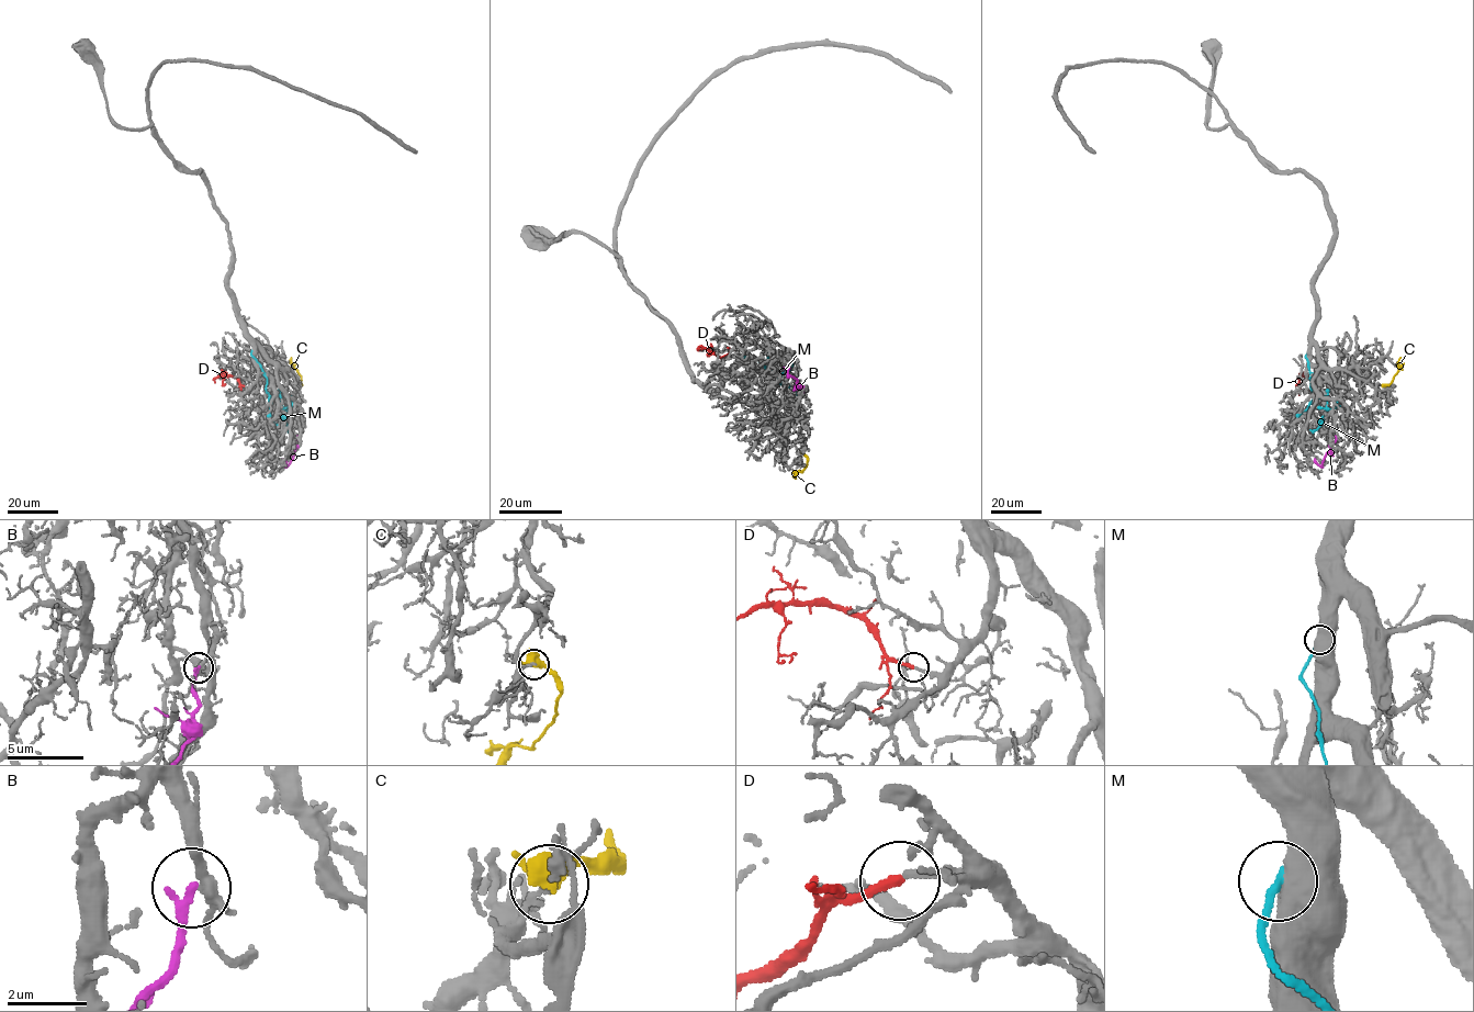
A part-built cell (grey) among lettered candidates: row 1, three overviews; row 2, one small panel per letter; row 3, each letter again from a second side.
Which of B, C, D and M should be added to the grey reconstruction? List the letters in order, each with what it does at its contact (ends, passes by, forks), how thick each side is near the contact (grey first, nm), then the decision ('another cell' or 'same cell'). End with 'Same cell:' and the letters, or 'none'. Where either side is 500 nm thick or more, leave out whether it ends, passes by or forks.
B: it ends there; 320 nm thick on the grey side, 240 nm on the other; another cell
C: it passes by; 160 nm thick on the grey side, 480 nm on the other; another cell
D: it ends there; 200 nm thick on the grey side, 240 nm on the other; same cell
M: 750 nm thick on the grey side, 200 nm on the other; another cell
Same cell: D

